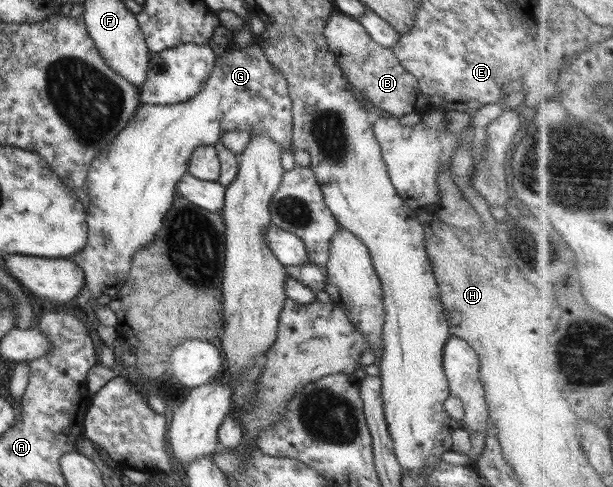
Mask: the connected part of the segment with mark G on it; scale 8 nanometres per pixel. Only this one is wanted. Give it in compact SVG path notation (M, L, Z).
M231 41L226 52L217 56L215 69L199 94L187 102L169 106L140 103L127 126L91 161L84 184L89 196L85 217L87 244L69 258L83 269L83 290L89 292L93 299L101 295L113 298L127 281L133 255L149 246L163 226L165 214L169 212L173 198L178 196L177 183L187 173L188 160L195 148L214 145L223 133L239 129L249 134L261 131L269 135L283 151L291 149L292 102L286 78L267 60L257 41L246 48L235 48Z

